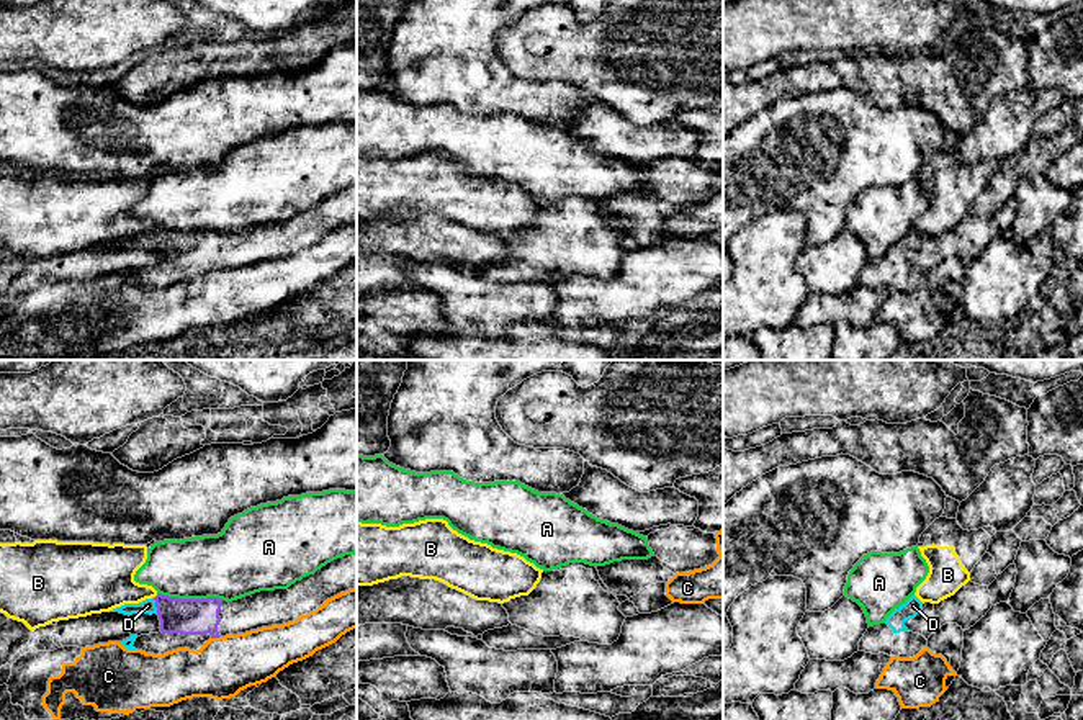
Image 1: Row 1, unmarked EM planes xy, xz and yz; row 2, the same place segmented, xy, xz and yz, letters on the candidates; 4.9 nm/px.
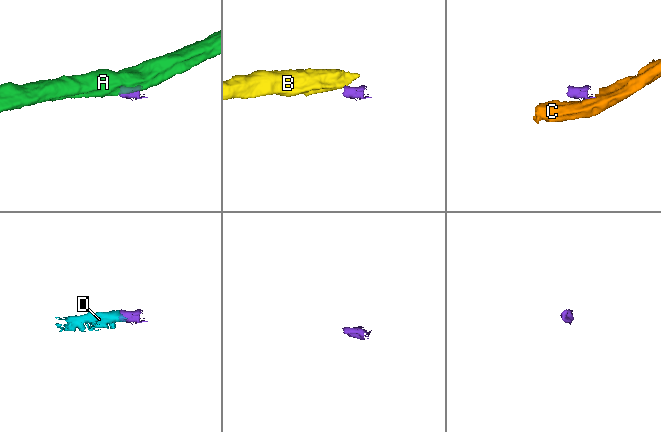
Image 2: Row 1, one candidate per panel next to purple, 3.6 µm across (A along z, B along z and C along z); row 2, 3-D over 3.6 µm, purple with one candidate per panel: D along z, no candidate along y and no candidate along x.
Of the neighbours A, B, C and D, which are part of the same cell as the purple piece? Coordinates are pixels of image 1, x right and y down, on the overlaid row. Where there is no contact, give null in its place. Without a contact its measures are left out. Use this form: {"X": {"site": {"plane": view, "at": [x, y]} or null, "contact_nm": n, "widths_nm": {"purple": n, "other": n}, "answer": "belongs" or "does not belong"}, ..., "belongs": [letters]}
{"A": {"site": {"plane": "xy", "at": [190, 599]}, "contact_nm": 320, "widths_nm": {"purple": 180, "other": 320}, "answer": "does not belong"}, "B": {"site": {"plane": "xy", "at": [156, 596]}, "contact_nm": 30, "widths_nm": {"purple": 180, "other": 260}, "answer": "does not belong"}, "C": {"site": {"plane": "xy", "at": [215, 637]}, "contact_nm": 50, "widths_nm": {"purple": 180, "other": 300}, "answer": "does not belong"}, "D": {"site": {"plane": "xy", "at": [156, 606]}, "contact_nm": 80, "widths_nm": {"purple": 180, "other": 70}, "answer": "belongs"}, "belongs": ["D"]}

